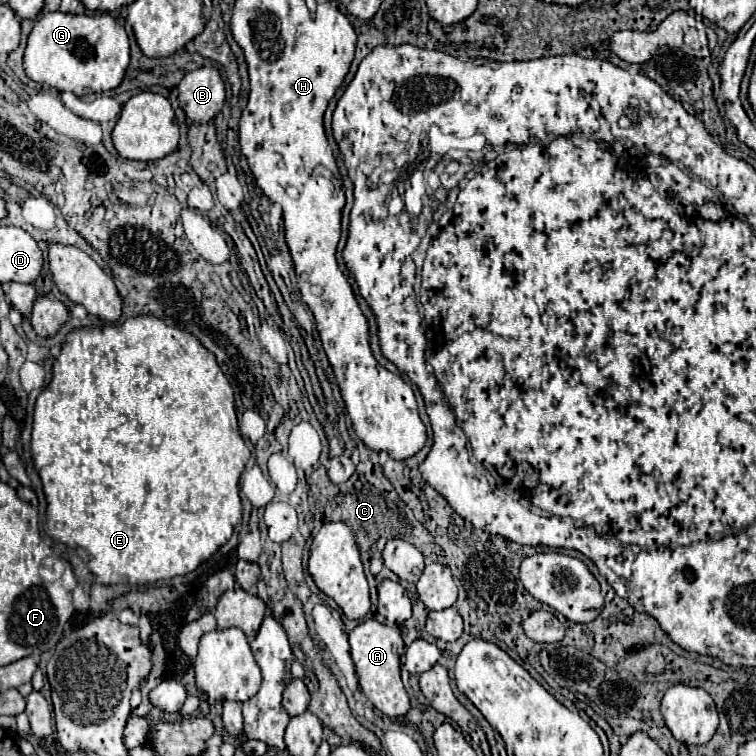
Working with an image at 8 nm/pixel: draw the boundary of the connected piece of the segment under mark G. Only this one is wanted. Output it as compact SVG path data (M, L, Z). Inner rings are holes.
M49 12L39 18L29 34L25 48L25 74L59 92L73 92L85 96L93 92L107 92L121 84L129 66L129 40L125 28L109 14L63 14Z

